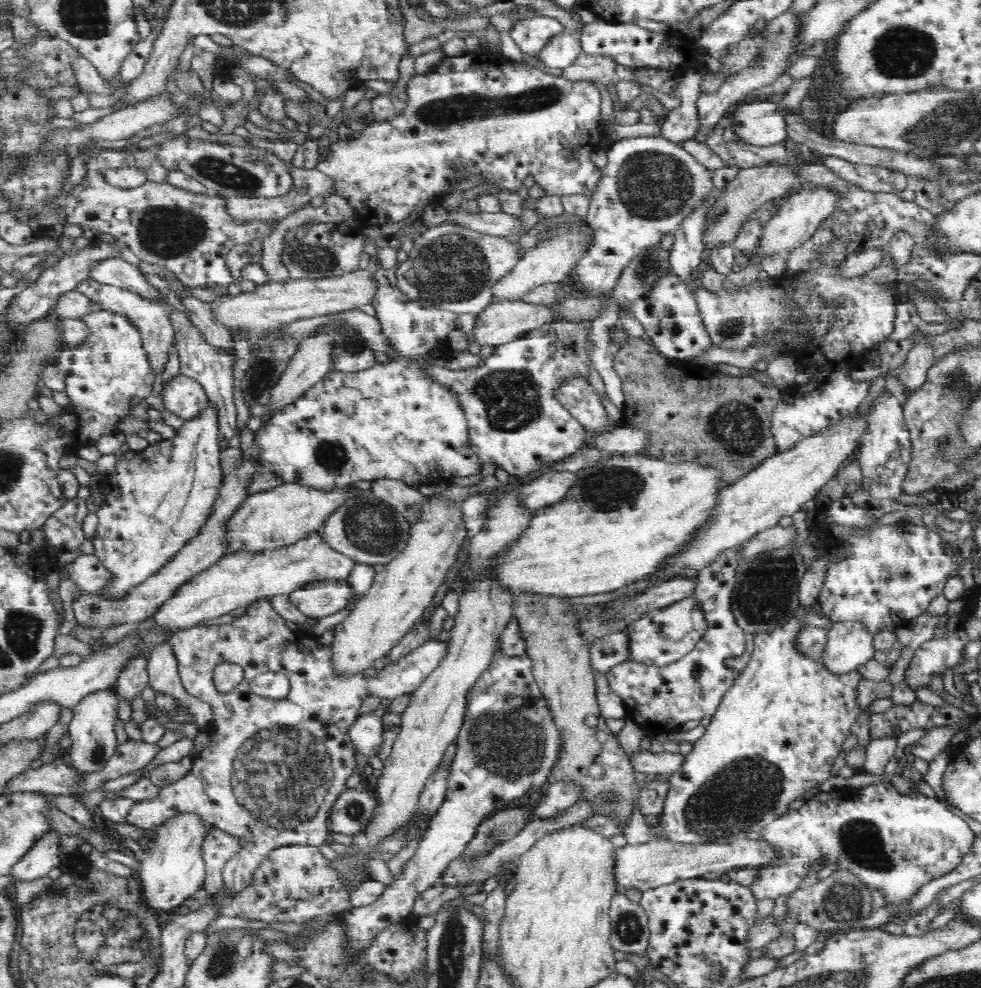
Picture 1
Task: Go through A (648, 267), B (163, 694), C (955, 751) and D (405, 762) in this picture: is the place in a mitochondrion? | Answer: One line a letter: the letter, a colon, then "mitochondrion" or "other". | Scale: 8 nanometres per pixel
A: mitochondrion
B: other
C: other
D: other

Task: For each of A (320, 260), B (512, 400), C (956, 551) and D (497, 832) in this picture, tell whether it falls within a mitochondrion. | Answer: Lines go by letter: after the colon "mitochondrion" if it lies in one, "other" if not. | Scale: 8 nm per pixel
A: mitochondrion
B: mitochondrion
C: other
D: mitochondrion

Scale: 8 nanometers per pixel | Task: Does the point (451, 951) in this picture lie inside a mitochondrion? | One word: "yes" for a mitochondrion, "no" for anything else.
yes

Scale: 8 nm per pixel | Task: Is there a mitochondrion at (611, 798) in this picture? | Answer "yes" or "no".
yes

